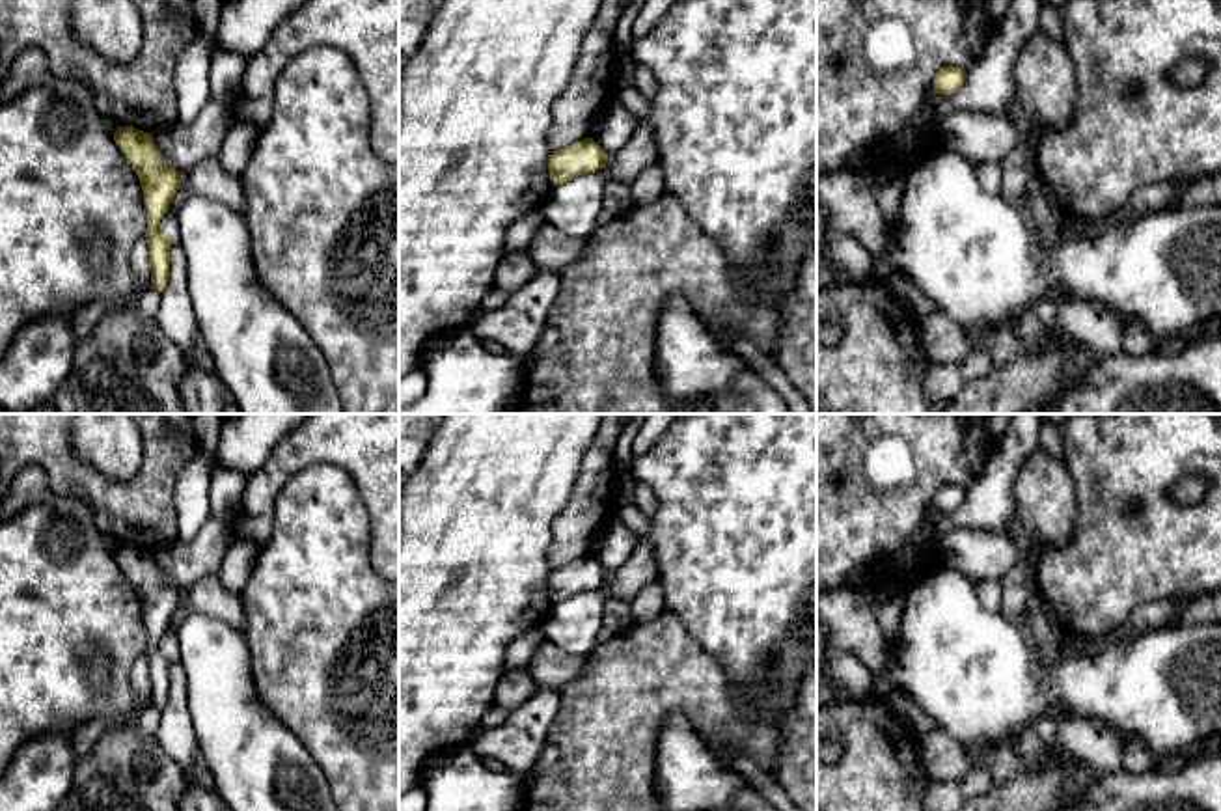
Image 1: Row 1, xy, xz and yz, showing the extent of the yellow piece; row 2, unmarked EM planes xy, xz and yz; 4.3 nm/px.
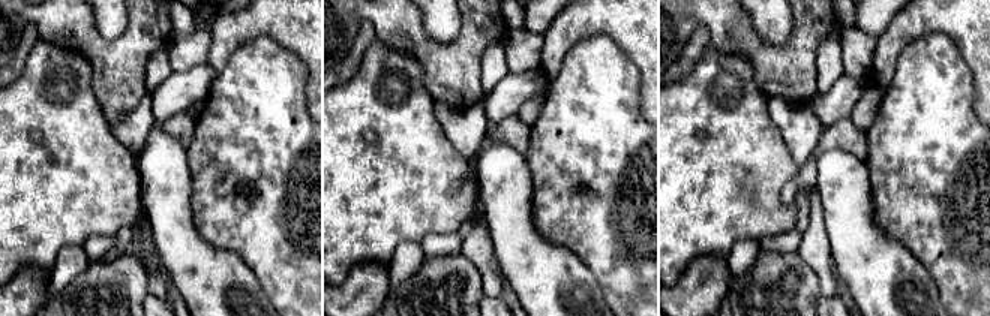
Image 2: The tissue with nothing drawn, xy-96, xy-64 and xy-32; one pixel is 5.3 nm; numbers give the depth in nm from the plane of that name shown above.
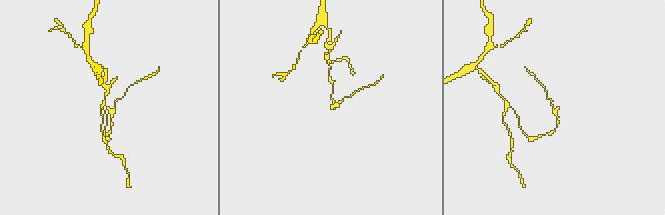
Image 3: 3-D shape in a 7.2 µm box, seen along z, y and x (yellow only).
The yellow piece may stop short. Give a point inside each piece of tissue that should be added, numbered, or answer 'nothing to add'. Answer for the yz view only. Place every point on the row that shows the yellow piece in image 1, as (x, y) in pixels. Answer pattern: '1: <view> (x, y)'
nothing to add

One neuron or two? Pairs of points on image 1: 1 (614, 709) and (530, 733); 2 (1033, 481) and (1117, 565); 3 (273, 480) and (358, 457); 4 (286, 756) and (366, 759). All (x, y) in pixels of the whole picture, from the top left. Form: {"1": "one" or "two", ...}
{"1": "two", "2": "two", "3": "one", "4": "two"}

